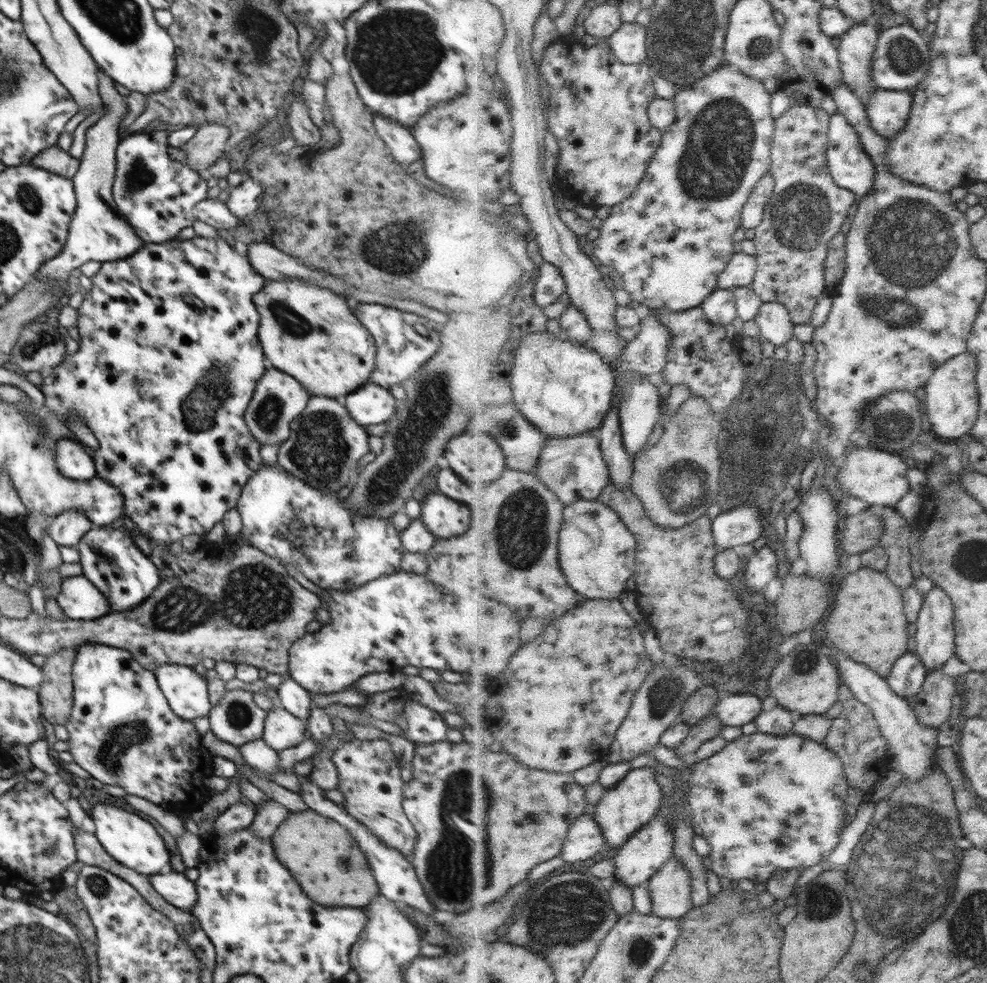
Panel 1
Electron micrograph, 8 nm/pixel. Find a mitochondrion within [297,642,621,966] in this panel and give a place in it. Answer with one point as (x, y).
(568, 912)

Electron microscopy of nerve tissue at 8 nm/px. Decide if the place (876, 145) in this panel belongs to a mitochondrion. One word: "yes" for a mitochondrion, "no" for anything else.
no

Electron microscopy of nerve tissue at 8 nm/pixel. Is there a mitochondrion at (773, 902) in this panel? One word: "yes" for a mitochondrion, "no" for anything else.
no

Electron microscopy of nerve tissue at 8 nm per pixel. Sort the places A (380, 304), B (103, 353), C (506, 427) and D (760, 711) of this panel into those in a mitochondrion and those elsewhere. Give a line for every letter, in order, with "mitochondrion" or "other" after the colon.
A: other
B: other
C: mitochondrion
D: other

